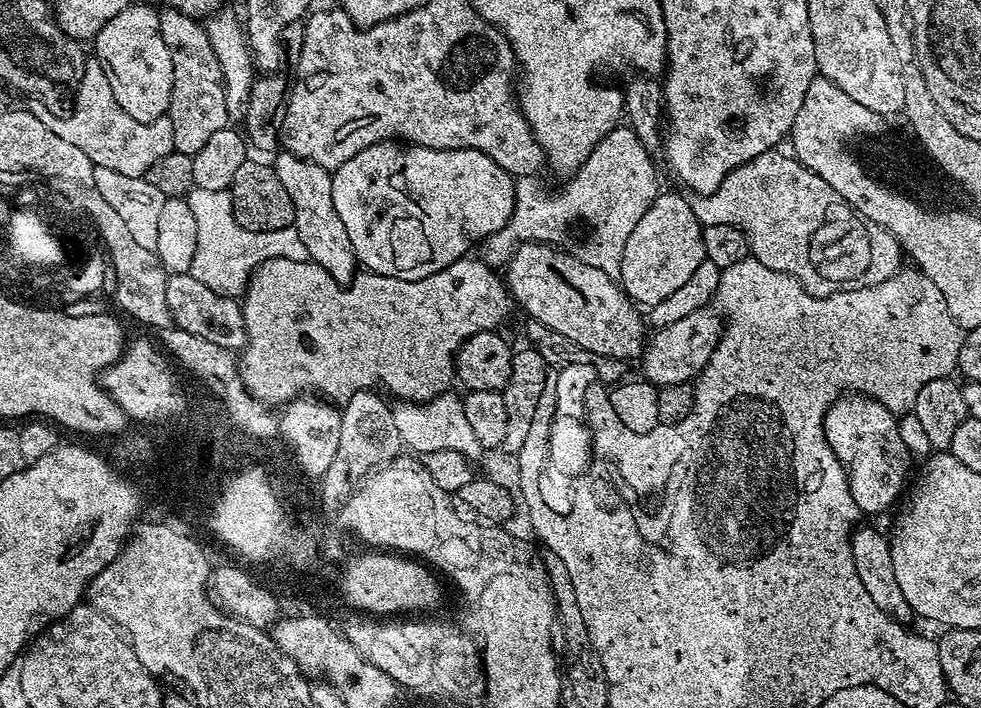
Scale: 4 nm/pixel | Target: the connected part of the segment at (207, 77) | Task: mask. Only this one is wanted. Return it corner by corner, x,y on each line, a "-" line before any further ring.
164,10
159,13
162,39
166,42
166,50
170,50
170,62
174,66
174,86
170,94
170,106
168,117
170,126
174,126
175,151
193,156
202,150
203,144
212,137
216,131
229,127
230,119
226,106
226,94
224,93
224,80
222,67
219,66
218,56
210,44
207,30
203,23
191,16
184,16
180,12

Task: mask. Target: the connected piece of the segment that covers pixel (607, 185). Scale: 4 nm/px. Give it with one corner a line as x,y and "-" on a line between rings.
620,124
598,142
586,162
572,173
557,193
544,190
537,175
517,177
514,210
506,226
480,241
476,248
477,259
488,268
501,269
520,243
561,243
562,228
580,220
591,228
576,255
586,265
617,279
626,239
660,193
656,168
650,156
637,131

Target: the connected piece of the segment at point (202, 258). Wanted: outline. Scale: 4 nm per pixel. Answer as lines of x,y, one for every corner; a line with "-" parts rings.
195,187
186,197
190,206
192,221
197,226
197,250
194,251
194,260
190,275
198,278
202,286
210,286
220,296
239,297
248,287
250,274
255,273
261,264
274,258
290,258
290,262
306,262
306,245
302,238
298,238
298,230
295,226
291,228
279,228
269,232
255,232
238,226
238,222
230,214
230,196
222,190
202,190

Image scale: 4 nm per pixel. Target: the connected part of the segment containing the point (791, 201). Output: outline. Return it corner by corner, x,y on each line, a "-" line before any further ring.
780,151
758,154
755,160
730,170
712,192
693,199
692,209
701,225
726,222
738,226
746,234
754,259
770,270
800,274
797,282
811,296
874,286
900,271
902,249
895,237
864,217
806,166
797,163
796,172
779,168
776,164
786,163
789,156

